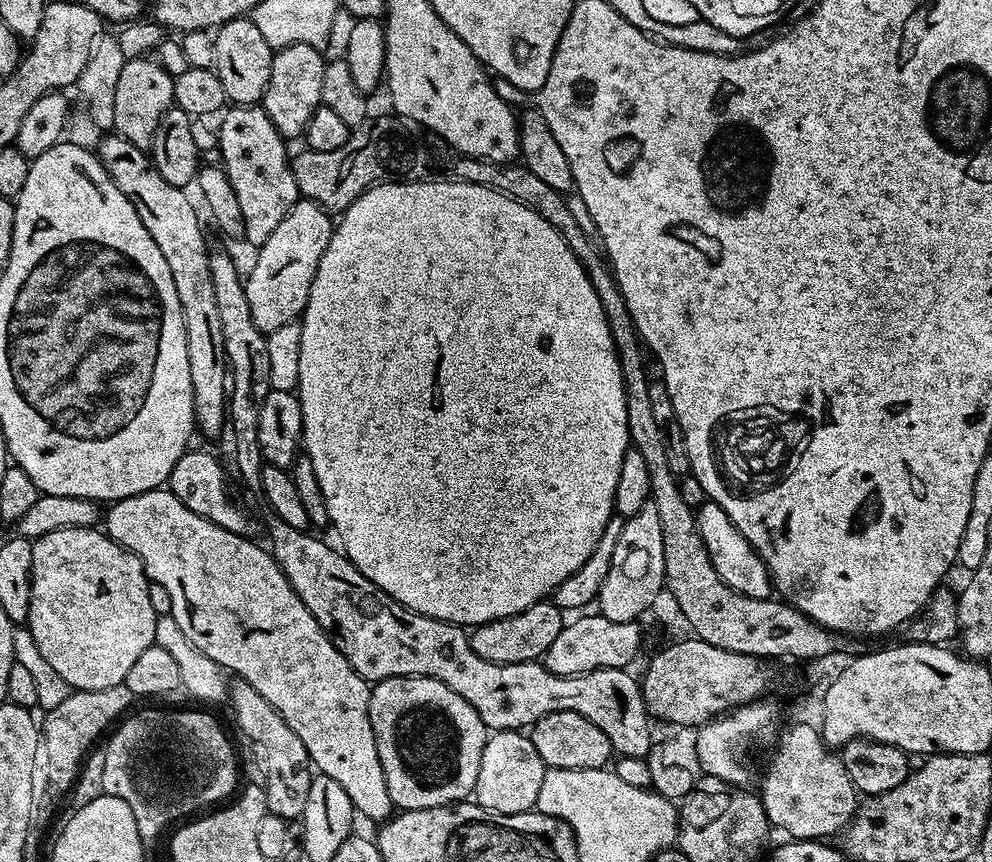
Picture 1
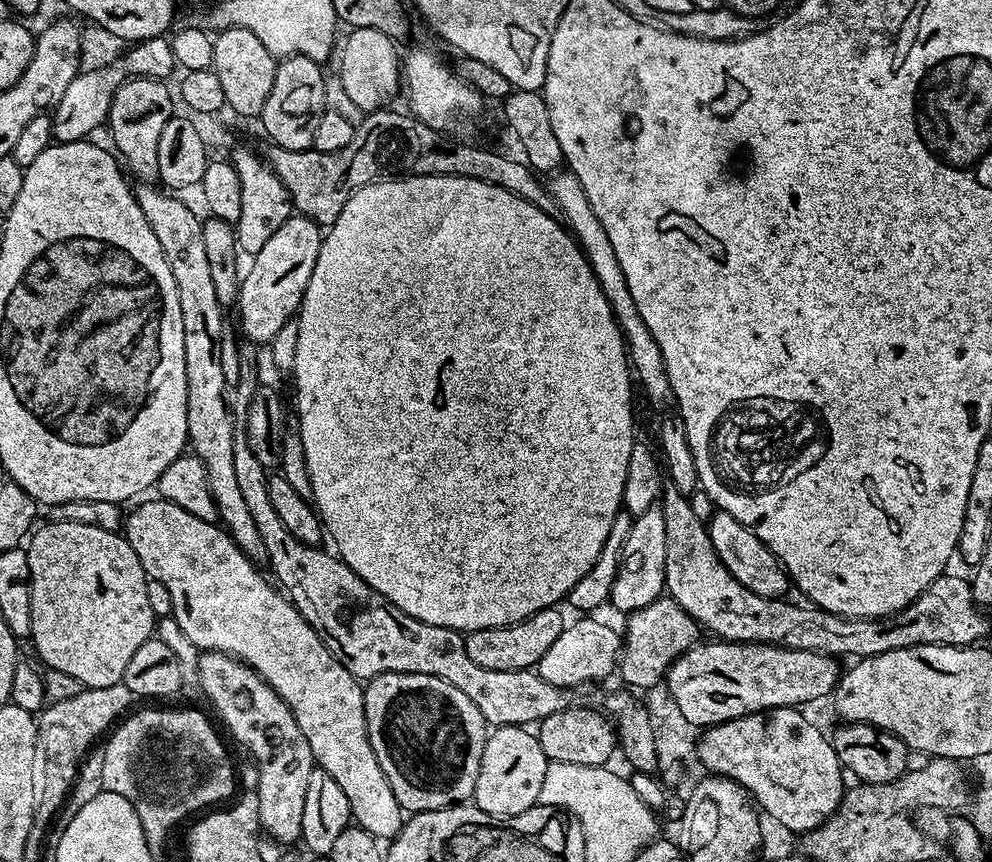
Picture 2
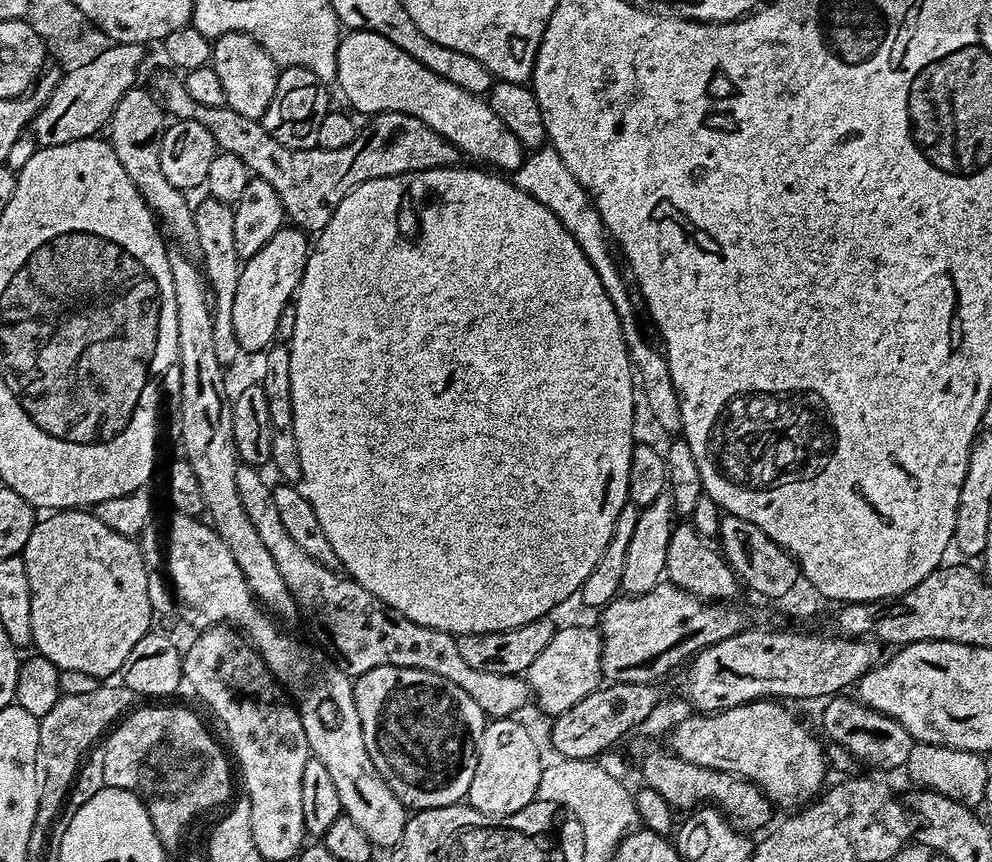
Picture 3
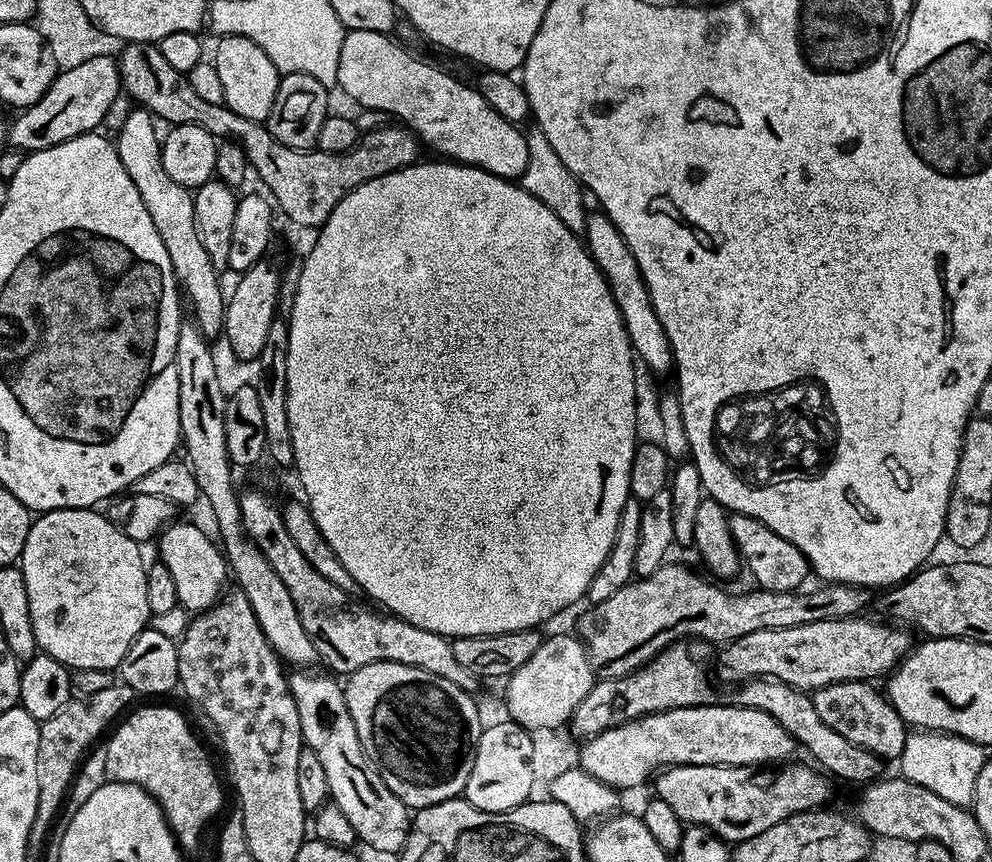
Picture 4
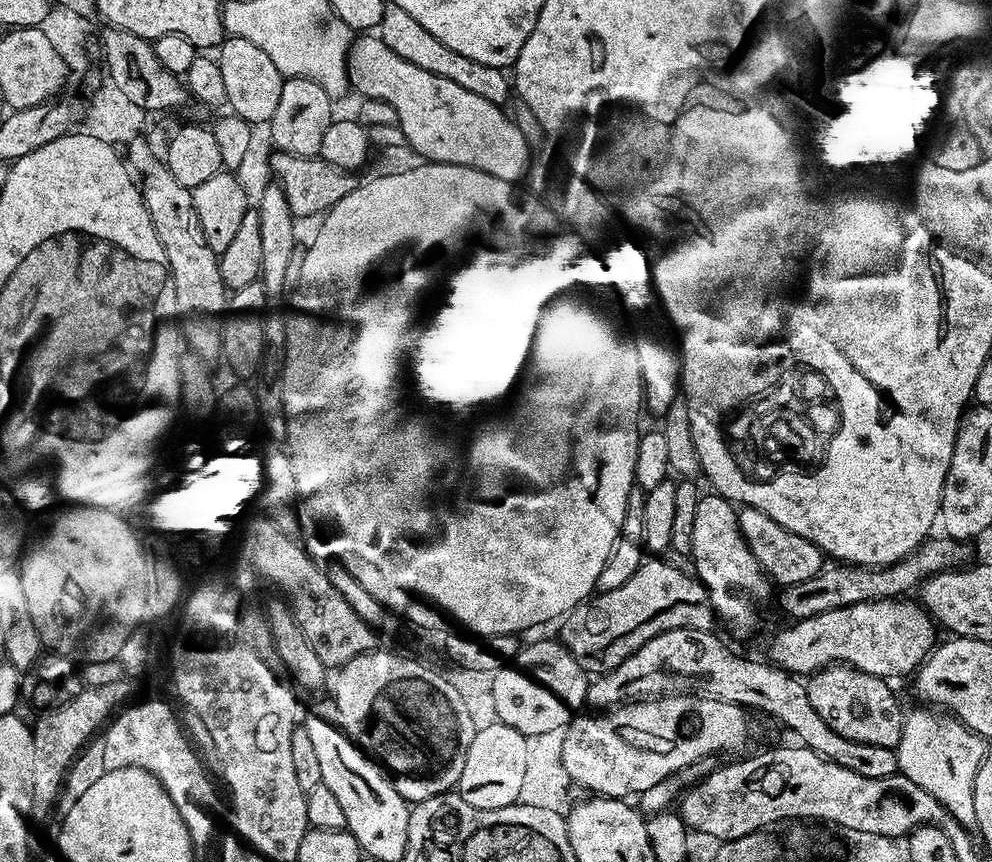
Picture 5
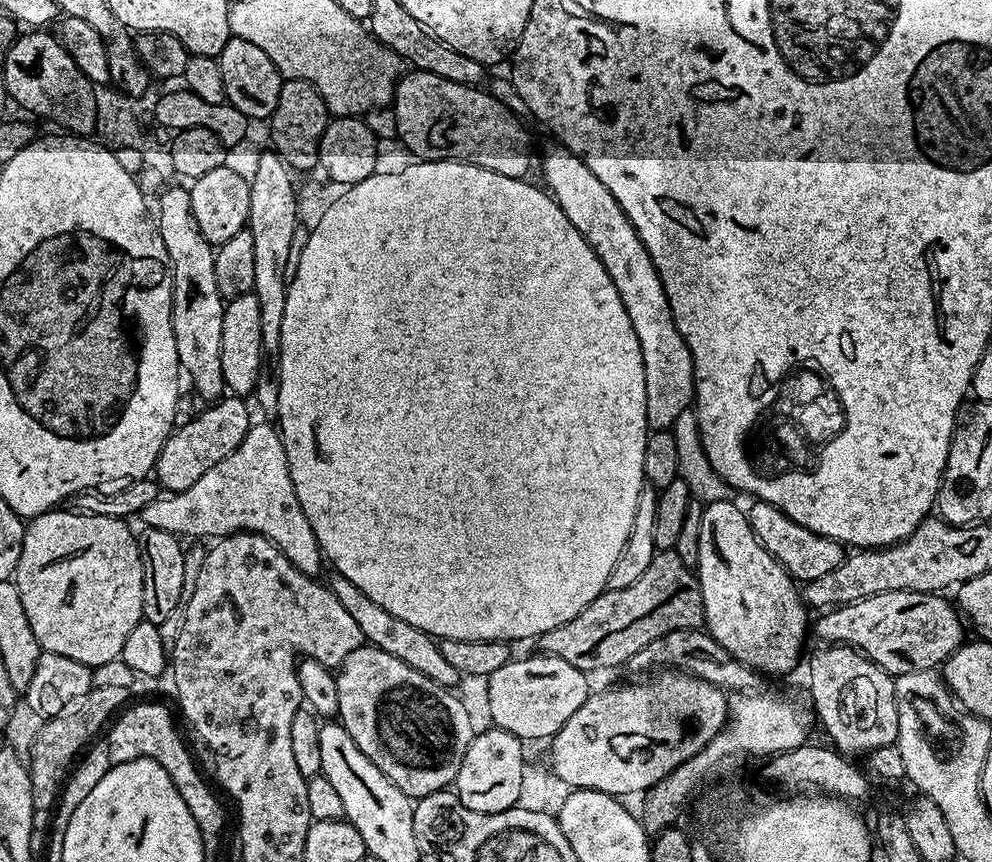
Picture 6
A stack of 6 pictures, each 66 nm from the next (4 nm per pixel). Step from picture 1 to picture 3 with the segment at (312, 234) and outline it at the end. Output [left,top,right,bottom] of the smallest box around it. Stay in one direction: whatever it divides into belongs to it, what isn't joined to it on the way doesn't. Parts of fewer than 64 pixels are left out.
[234,226,309,353]

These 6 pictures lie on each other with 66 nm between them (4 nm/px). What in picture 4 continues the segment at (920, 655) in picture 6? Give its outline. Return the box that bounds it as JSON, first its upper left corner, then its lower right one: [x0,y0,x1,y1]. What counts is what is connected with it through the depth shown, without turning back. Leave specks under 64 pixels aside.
[714,615,913,693]

